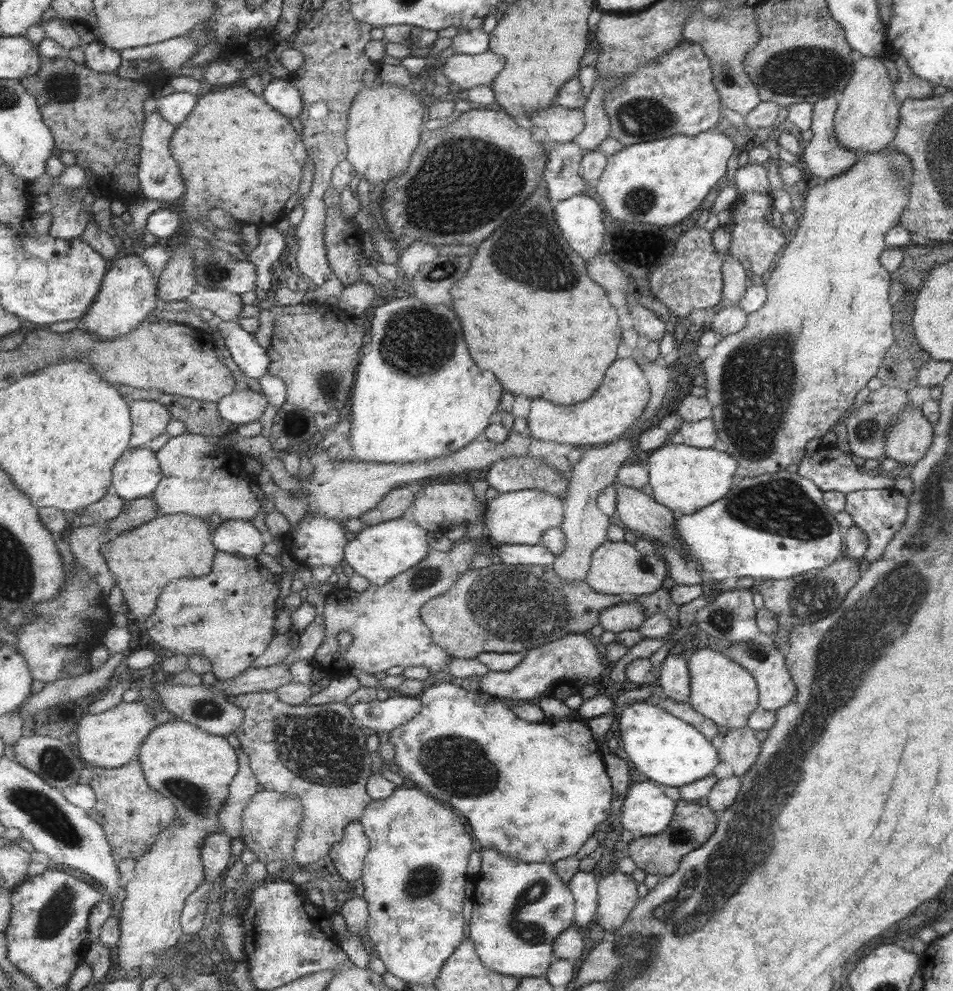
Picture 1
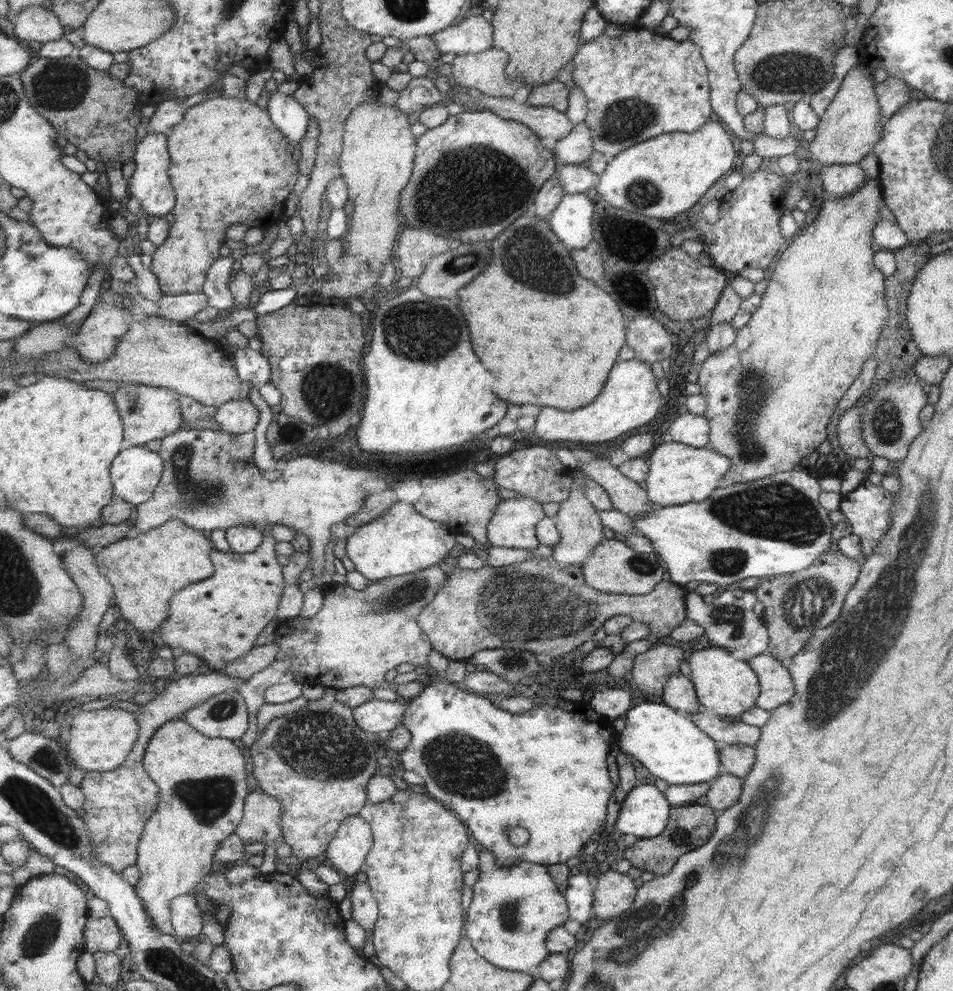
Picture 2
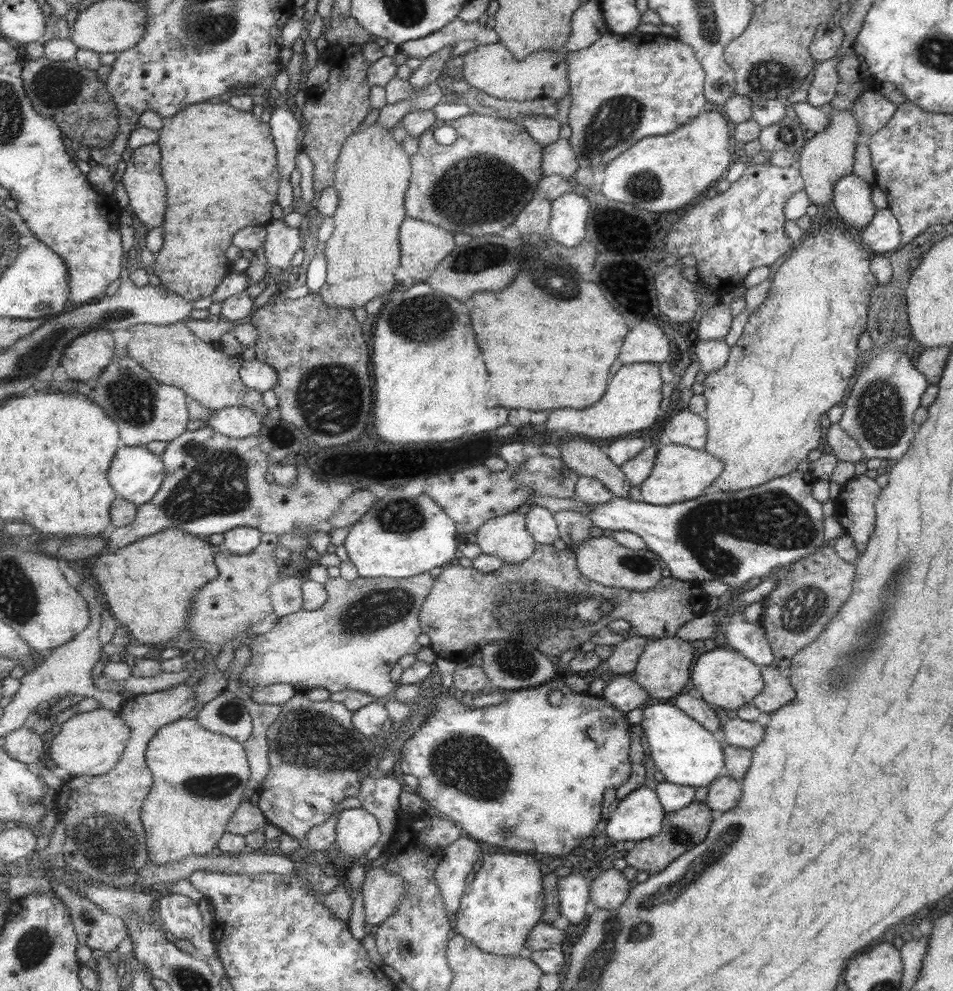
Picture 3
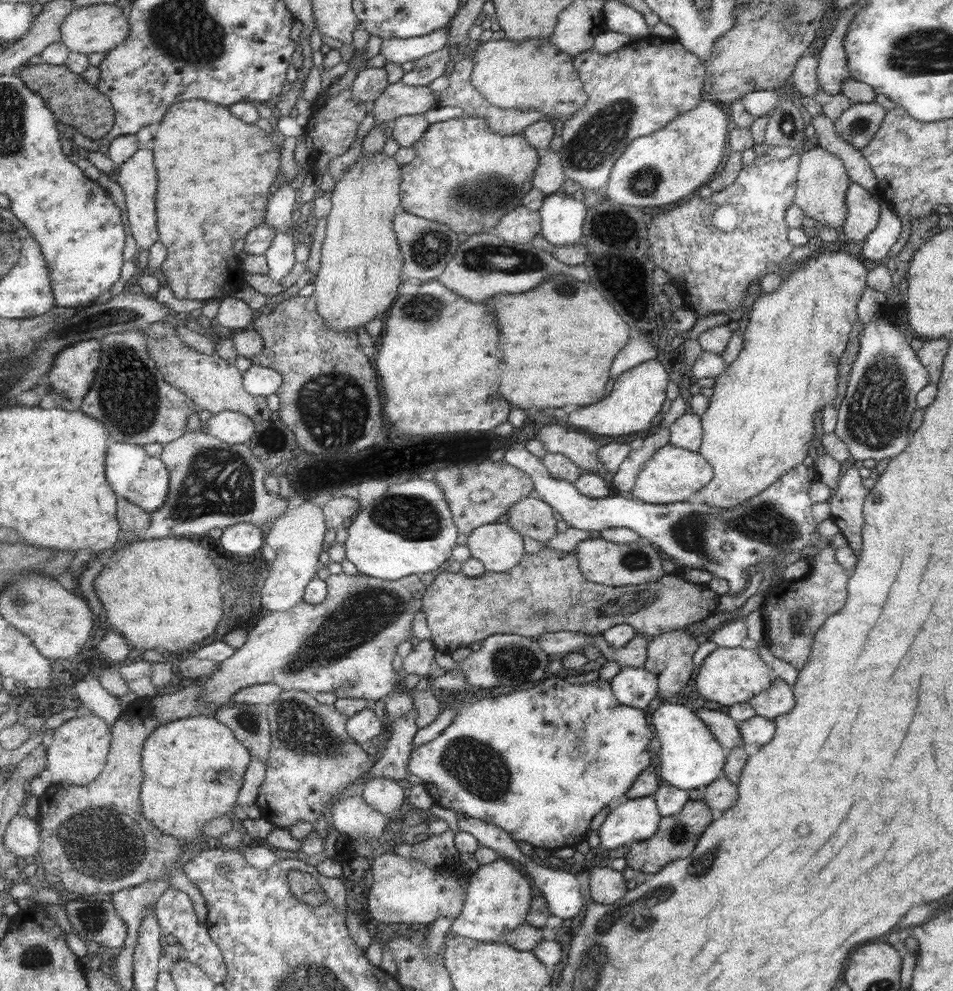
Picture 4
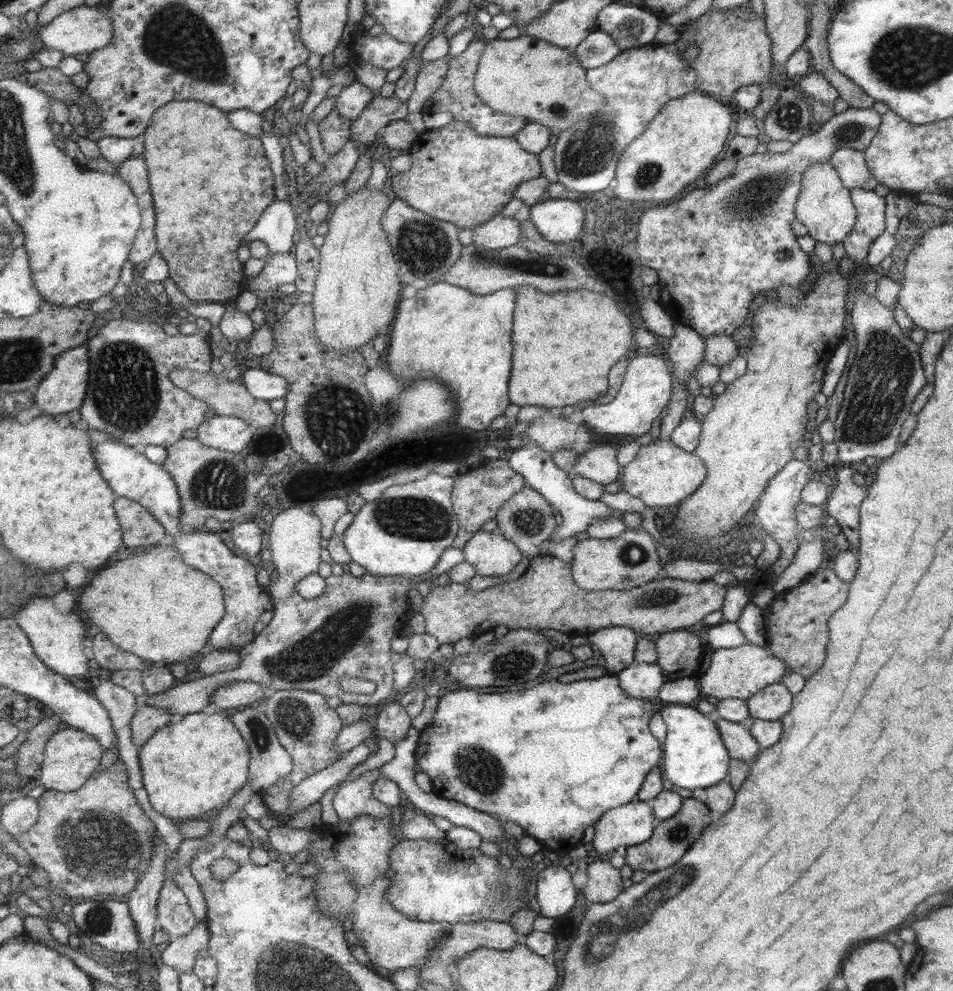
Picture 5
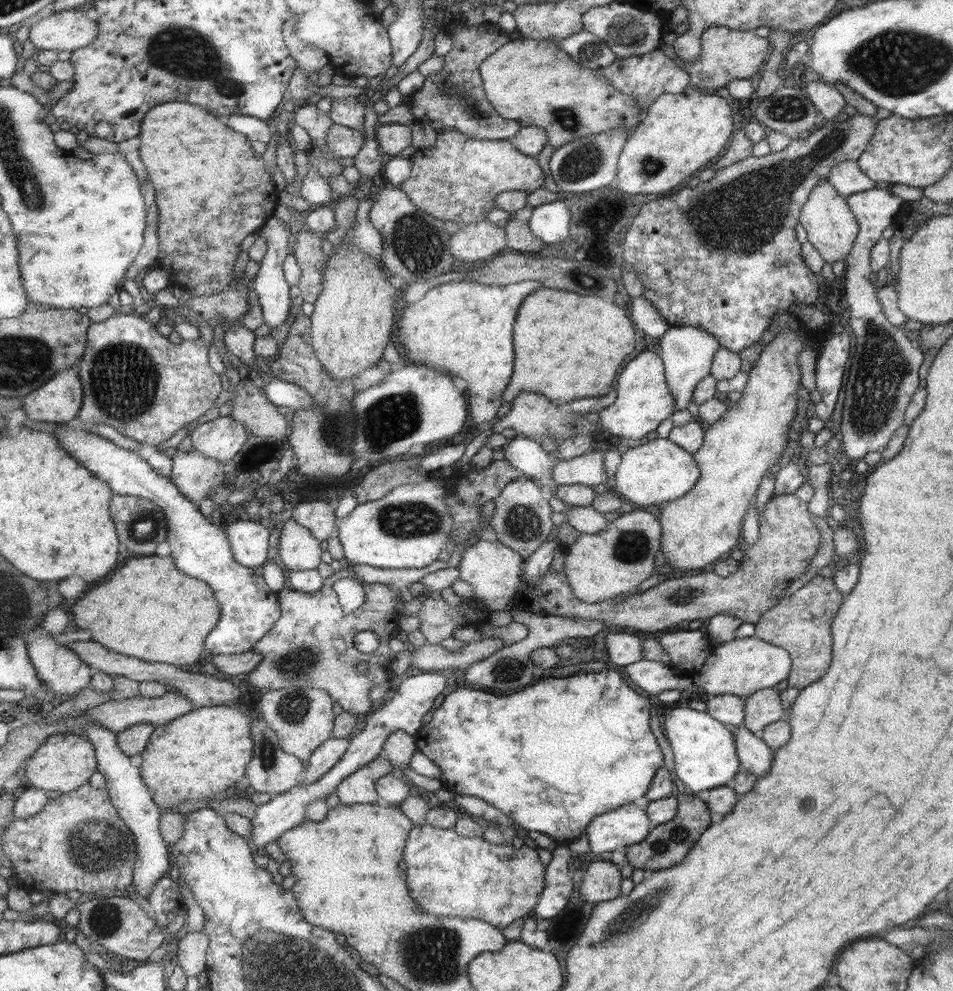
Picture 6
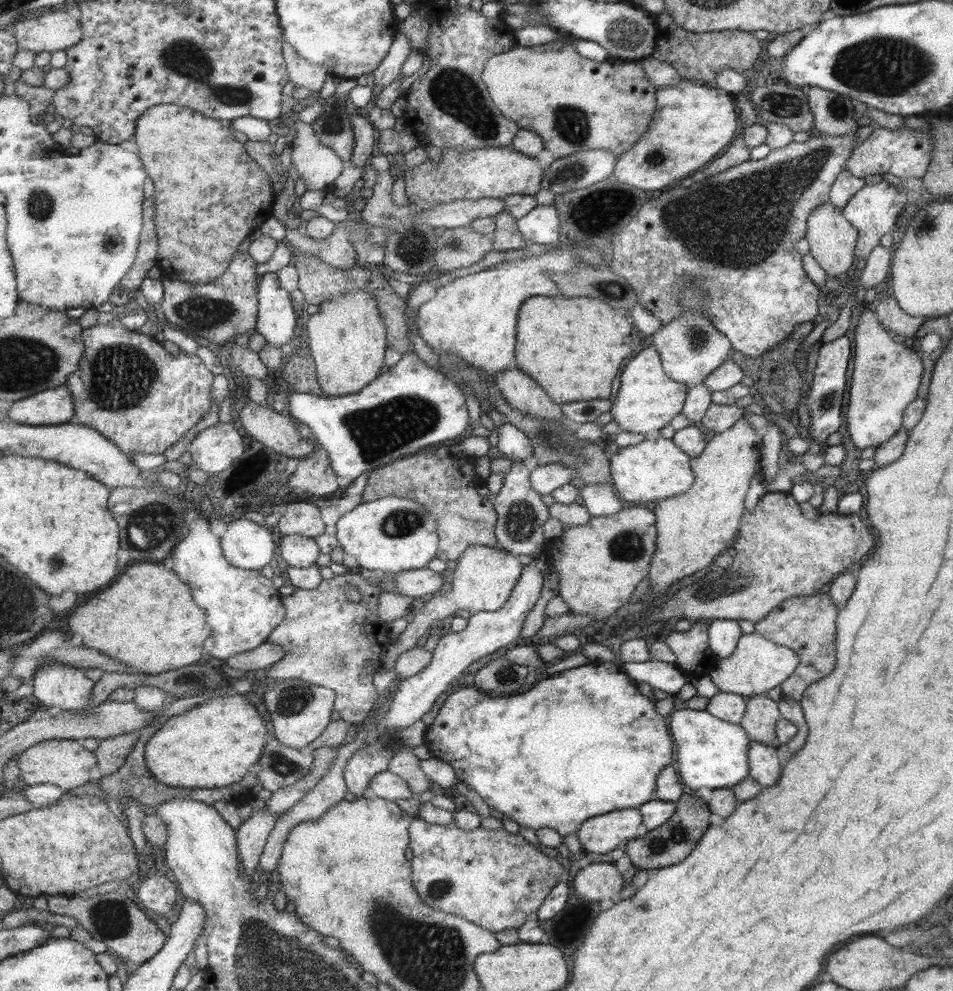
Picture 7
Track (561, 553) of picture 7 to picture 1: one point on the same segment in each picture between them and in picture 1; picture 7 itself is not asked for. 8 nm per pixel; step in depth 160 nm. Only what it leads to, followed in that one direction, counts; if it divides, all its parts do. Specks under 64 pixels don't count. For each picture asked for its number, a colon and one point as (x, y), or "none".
1: (618, 569)
2: (614, 568)
3: (603, 560)
4: (603, 562)
5: (630, 560)
6: (600, 566)

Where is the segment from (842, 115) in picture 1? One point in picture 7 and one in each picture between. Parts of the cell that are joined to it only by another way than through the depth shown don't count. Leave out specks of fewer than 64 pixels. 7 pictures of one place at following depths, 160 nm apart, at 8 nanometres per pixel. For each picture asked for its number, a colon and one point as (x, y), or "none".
2: (852, 125)
3: (826, 157)
4: (821, 181)
5: (823, 205)
6: (830, 226)
7: (831, 237)

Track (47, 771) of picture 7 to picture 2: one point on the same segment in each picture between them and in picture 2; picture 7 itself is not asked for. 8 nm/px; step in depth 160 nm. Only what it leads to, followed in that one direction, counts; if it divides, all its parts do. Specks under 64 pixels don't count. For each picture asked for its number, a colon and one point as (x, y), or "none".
2: (101, 740)
3: (92, 743)
4: (80, 749)
5: (73, 756)
6: (65, 762)

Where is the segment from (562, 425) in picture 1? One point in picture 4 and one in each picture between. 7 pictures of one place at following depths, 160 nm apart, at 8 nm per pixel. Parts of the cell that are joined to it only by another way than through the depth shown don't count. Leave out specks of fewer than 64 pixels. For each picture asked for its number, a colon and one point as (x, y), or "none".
2: (629, 399)
3: (632, 401)
4: (636, 396)

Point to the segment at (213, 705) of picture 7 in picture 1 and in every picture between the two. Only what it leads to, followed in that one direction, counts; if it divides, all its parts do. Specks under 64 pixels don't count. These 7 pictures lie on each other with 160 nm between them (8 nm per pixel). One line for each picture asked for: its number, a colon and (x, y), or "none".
1: (193, 768)
2: (203, 781)
3: (200, 778)
4: (195, 767)
5: (191, 768)
6: (205, 753)

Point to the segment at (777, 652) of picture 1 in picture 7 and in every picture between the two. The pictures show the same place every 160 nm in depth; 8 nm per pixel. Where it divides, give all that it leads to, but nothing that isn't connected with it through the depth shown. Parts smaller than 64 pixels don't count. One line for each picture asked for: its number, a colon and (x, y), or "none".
2: (777, 687)
3: (778, 691)
4: (779, 699)
5: (772, 702)
6: (762, 708)
7: (761, 713)

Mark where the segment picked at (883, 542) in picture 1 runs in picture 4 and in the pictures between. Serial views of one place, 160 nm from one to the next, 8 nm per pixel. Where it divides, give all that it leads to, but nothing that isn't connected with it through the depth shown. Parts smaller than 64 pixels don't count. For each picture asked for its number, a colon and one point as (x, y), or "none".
2: (867, 508)
3: (854, 505)
4: (846, 501)

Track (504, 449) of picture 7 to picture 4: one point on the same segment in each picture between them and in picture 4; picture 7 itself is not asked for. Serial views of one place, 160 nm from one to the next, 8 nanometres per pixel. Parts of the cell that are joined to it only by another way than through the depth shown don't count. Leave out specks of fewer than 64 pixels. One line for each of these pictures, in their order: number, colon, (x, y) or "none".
4: (722, 541)
5: (538, 467)
6: (526, 454)

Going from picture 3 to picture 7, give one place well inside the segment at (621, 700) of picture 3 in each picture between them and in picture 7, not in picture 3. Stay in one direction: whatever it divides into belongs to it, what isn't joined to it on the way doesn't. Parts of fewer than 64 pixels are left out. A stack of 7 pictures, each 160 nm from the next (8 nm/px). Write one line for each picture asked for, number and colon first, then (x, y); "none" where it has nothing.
4: (634, 687)
5: (642, 681)
6: (652, 677)
7: (666, 677)

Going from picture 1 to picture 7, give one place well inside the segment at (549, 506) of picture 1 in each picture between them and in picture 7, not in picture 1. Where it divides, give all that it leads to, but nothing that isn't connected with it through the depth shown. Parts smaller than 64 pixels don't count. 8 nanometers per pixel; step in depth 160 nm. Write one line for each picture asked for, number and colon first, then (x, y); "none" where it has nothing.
2: (515, 523)
3: (507, 536)
4: (499, 546)
5: (492, 554)
6: (494, 570)
7: (484, 578)

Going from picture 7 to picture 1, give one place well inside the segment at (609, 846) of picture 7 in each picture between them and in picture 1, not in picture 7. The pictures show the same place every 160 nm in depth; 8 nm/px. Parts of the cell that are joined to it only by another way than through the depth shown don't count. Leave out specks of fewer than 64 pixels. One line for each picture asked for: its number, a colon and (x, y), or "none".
1: (646, 810)
2: (645, 812)
3: (639, 815)
4: (637, 819)
5: (630, 824)
6: (628, 824)

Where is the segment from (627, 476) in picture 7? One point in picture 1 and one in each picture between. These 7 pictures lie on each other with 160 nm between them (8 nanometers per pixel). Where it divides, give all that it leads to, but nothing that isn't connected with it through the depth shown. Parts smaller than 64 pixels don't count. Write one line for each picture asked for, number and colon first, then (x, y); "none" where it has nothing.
1: (684, 479)
2: (677, 474)
3: (679, 473)
4: (673, 474)
5: (661, 474)
6: (657, 472)

